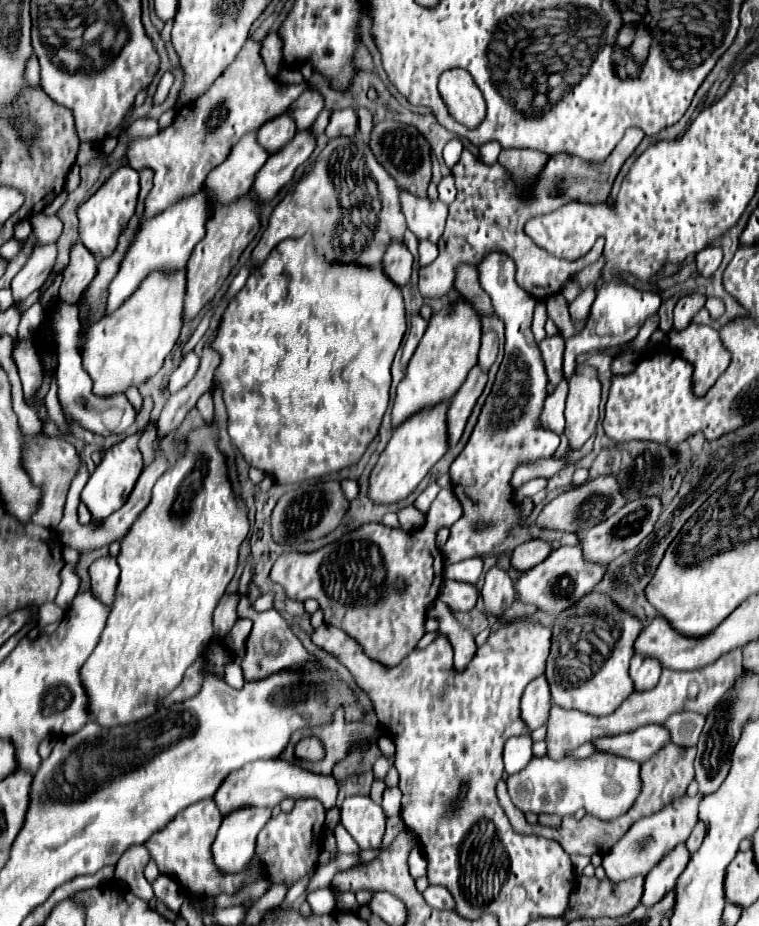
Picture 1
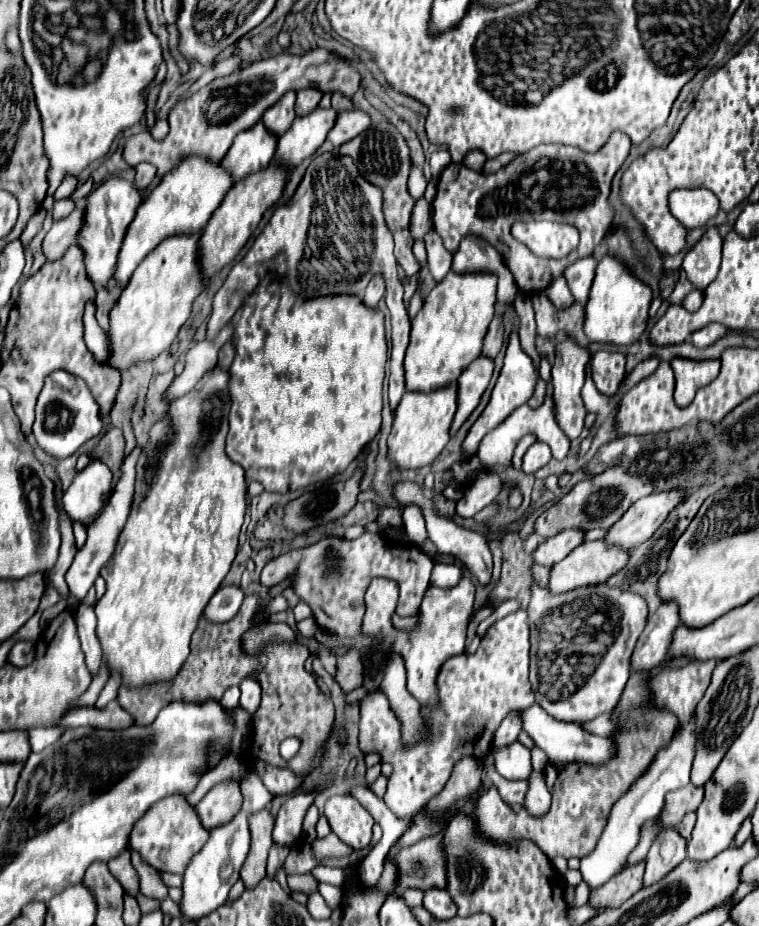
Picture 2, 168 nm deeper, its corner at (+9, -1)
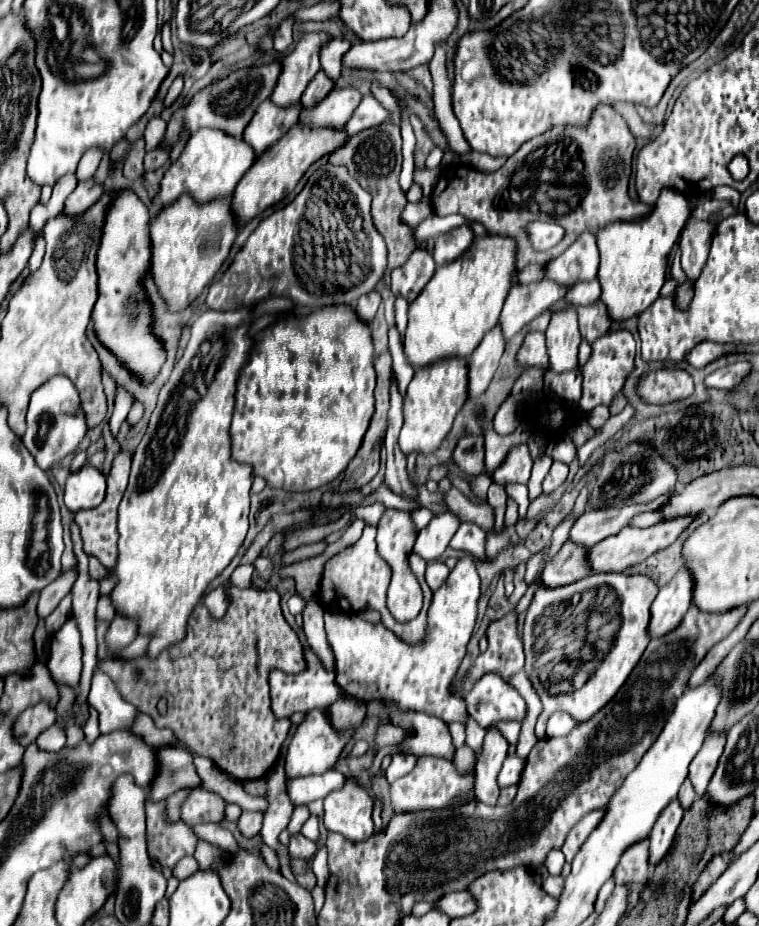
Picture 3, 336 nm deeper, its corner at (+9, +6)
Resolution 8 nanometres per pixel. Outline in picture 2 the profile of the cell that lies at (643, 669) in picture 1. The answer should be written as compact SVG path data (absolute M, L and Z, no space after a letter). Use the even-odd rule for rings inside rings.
M662 603L658 610L648 618L647 626L636 642L632 654L632 672L652 672L666 656L672 630L678 626L676 603Z

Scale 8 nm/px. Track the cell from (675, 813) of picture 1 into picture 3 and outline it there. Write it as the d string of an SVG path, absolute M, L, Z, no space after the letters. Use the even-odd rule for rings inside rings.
M710 731L704 739L704 745L702 749L698 751L698 755L694 757L694 761L690 763L690 781L696 789L696 795L702 797L714 771L716 771L716 765L718 765L718 759L724 751L724 743L726 743L726 733L718 733L718 731Z

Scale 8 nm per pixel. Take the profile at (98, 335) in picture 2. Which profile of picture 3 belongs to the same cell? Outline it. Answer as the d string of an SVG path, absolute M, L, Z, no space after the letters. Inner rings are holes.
M118 389L118 391L116 391L116 401L114 401L114 413L112 413L110 421L108 421L112 437L118 435L118 429L120 429L120 425L124 423L130 407L132 407L132 397L130 397L124 389Z

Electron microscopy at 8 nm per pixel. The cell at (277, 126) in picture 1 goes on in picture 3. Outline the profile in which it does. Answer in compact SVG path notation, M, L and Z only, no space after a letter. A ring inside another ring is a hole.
M306 33L282 59L282 71L272 93L272 101L280 107L288 107L300 101L310 79L320 71L320 51L332 39L330 33Z

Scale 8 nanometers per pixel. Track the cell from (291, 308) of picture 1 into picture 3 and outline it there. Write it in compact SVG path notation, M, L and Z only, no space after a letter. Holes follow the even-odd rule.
M324 307L312 315L308 315L306 319L298 321L294 317L284 317L280 321L276 321L272 327L264 329L258 337L256 337L256 345L250 353L248 359L248 367L242 369L240 379L238 379L238 391L236 391L236 409L234 409L234 419L232 419L232 427L230 427L230 435L232 435L232 459L236 459L238 463L248 463L254 467L254 473L264 477L268 487L274 489L284 489L284 491L312 491L312 489L320 489L322 485L328 485L330 481L334 481L352 461L352 457L356 455L356 451L360 449L362 437L368 429L370 417L374 413L374 385L376 385L376 373L374 373L374 345L372 345L372 335L366 323L362 323L354 311L350 307Z

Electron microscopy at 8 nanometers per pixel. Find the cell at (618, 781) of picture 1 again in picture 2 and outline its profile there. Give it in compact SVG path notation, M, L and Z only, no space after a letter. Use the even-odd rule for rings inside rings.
M488 754L488 756L484 758L484 766L486 766L486 770L488 770L488 778L496 784L502 800L504 800L506 804L518 804L518 806L522 806L522 804L524 804L524 798L526 798L526 792L528 792L528 778L526 778L526 780L516 780L516 782L502 778L502 776L494 770L494 766L490 764L490 758L492 758L492 754Z

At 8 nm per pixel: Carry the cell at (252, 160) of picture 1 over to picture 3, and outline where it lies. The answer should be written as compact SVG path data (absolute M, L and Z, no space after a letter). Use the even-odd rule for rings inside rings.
M266 99L264 103L260 103L252 121L248 123L244 131L244 141L254 147L256 155L260 155L264 149L276 143L276 139L280 139L280 135L284 135L284 131L288 131L292 123L300 119L300 111L300 103L290 107L278 107L270 99Z

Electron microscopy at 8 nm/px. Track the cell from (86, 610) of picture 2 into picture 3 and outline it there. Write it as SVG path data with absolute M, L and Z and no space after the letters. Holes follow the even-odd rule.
M100 671L92 677L92 689L88 695L88 703L98 711L98 721L100 721L100 733L112 733L112 731L130 731L136 717L138 709L128 703L112 683L112 679Z

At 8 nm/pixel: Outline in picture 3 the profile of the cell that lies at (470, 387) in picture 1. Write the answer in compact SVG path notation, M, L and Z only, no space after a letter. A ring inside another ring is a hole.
M496 325L484 339L480 341L480 347L468 357L468 369L470 369L470 397L478 397L486 391L488 383L492 381L494 371L498 369L498 361L504 353L504 337L500 331L500 325Z

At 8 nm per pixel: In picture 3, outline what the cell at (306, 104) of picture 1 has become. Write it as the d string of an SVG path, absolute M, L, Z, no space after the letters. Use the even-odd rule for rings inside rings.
M318 71L316 77L308 83L304 95L302 95L302 105L304 109L312 109L316 107L330 91L334 89L334 81L330 77L326 77L324 71Z

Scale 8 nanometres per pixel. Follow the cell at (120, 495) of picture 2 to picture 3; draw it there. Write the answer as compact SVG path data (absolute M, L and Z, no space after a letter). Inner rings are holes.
M74 571L62 573L56 581L52 581L52 583L40 593L40 601L38 601L36 609L40 619L45 619L49 616L54 609L56 609L62 597L64 597L66 593L70 593L70 589L72 589L76 577L78 577L78 575L76 575Z

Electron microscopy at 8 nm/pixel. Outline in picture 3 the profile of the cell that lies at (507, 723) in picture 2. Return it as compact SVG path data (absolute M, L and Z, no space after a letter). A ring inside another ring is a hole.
M488 729L484 737L484 751L482 757L476 763L476 799L484 805L496 805L500 787L496 783L496 777L502 769L502 761L506 759L508 743L506 739L496 731Z

